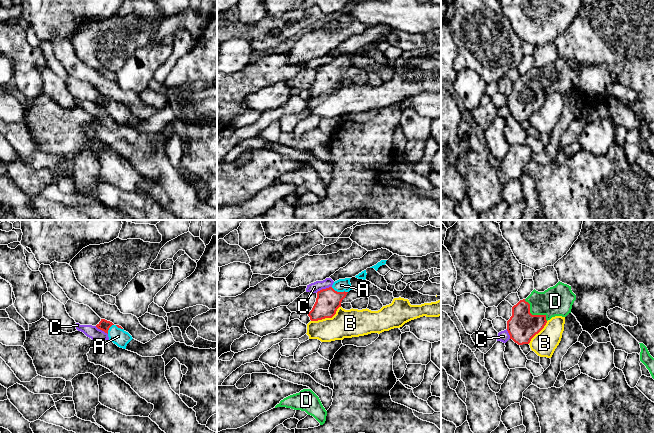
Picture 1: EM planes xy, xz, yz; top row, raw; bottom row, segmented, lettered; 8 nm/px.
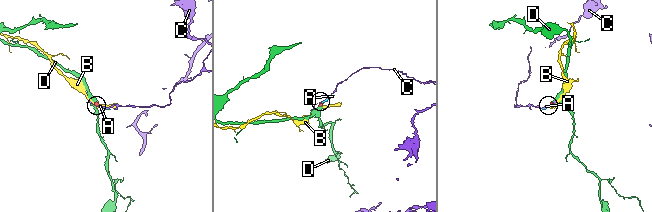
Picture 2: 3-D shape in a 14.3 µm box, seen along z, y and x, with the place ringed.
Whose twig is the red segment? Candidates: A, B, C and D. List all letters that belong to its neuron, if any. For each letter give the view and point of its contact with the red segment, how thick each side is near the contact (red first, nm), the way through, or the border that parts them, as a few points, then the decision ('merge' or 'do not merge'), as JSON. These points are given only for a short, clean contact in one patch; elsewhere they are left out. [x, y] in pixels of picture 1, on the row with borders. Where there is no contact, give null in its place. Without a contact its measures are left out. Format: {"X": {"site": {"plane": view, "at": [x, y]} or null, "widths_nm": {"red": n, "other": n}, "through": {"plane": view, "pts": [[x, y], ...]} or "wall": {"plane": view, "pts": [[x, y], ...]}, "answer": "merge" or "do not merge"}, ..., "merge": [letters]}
{"A": {"site": {"plane": "xz", "at": [339, 292]}, "widths_nm": {"red": 200, "other": 110}, "through": {"plane": "xz", "pts": [[328, 300], [339, 292], [341, 285]]}, "answer": "merge"}, "B": {"site": {"plane": "xz", "at": [326, 317]}, "widths_nm": {"red": 200, "other": 220}, "wall": {"plane": "xz", "pts": [[340, 306], [331, 317], [311, 321]]}, "answer": "do not merge"}, "C": {"site": {"plane": "xz", "at": [323, 289]}, "widths_nm": {"red": 200, "other": 80}, "wall": {"plane": "xz", "pts": [[331, 286], [316, 292]]}, "answer": "do not merge"}, "D": {"site": {"plane": "yz", "at": [533, 315]}, "widths_nm": {"red": 240, "other": 240}, "through": {"plane": "yz", "pts": [[522, 326], [533, 315], [542, 306], [555, 301]]}, "answer": "merge"}, "merge": ["A", "D"]}

